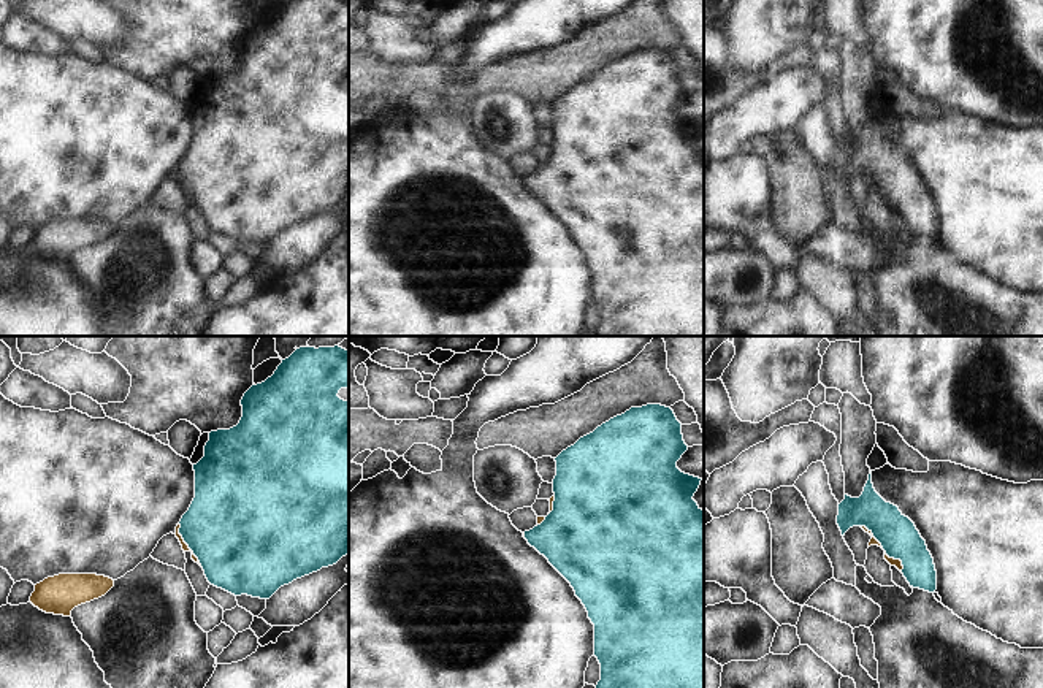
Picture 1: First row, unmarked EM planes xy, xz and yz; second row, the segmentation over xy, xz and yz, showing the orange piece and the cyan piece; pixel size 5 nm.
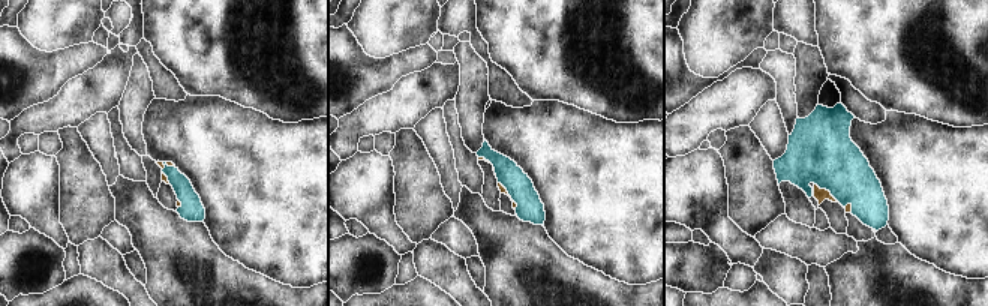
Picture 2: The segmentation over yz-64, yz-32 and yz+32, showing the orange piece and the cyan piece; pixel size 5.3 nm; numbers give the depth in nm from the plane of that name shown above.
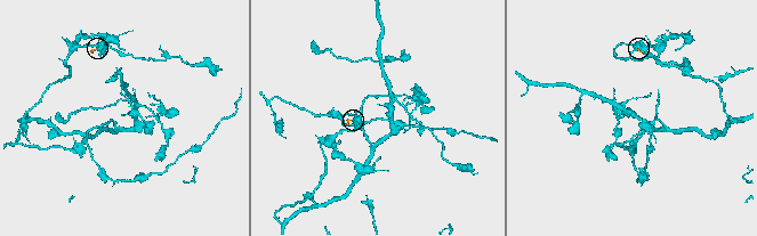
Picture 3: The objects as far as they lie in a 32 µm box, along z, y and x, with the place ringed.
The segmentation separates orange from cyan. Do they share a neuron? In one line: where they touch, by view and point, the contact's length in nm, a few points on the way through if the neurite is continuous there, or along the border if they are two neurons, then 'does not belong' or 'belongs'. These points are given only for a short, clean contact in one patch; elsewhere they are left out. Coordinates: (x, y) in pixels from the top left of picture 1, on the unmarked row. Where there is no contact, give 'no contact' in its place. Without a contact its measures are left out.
xy (186, 189) | 240 nm | belongs

